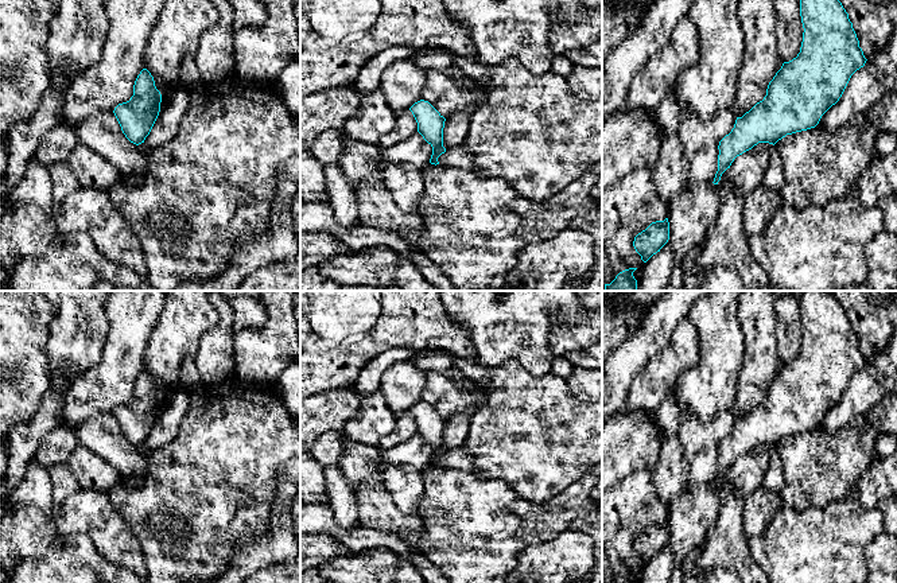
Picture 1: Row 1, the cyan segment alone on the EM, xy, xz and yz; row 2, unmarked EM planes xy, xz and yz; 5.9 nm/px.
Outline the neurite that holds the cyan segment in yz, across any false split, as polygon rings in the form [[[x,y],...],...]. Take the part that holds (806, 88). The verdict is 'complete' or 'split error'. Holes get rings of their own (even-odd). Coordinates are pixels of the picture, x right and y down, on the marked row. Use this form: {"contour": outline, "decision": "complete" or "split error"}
{"contour": [[[800,0],[800,16],[804,28],[800,53],[783,63],[769,82],[764,100],[737,117],[731,132],[719,141],[714,184],[718,184],[737,156],[758,143],[774,145],[787,135],[815,128],[822,116],[839,101],[851,75],[865,66],[867,59],[839,0]]], "decision": "complete"}

